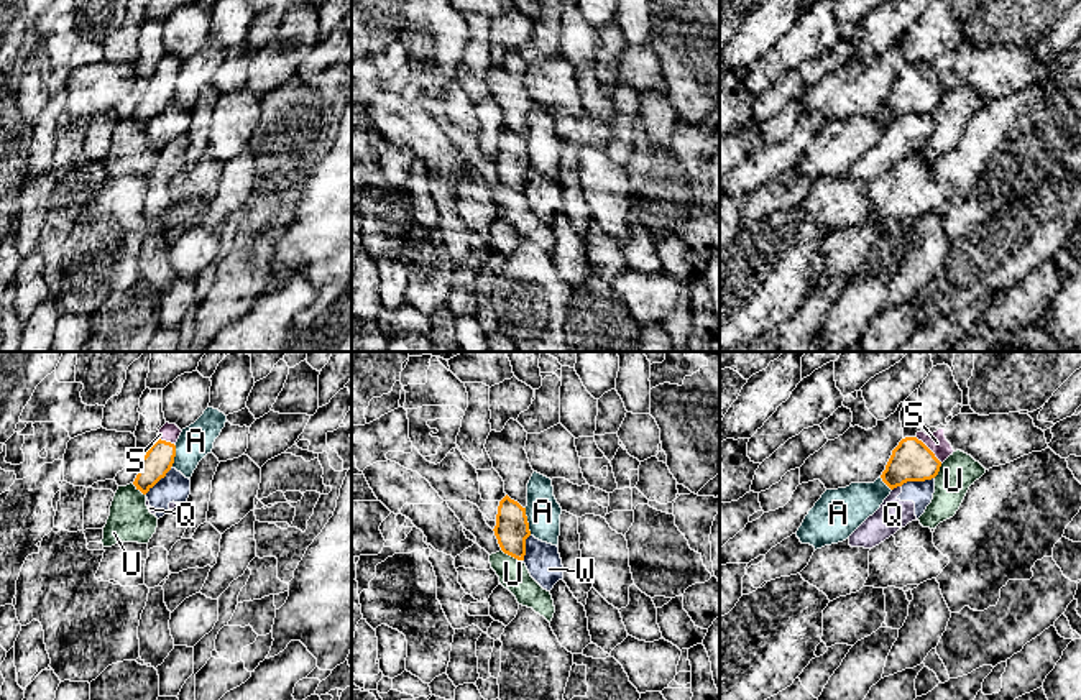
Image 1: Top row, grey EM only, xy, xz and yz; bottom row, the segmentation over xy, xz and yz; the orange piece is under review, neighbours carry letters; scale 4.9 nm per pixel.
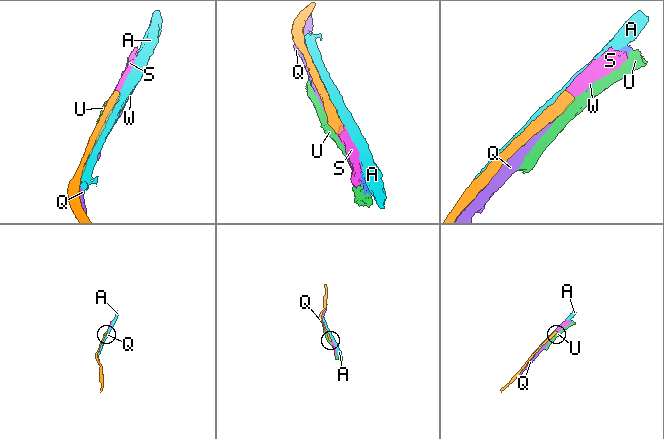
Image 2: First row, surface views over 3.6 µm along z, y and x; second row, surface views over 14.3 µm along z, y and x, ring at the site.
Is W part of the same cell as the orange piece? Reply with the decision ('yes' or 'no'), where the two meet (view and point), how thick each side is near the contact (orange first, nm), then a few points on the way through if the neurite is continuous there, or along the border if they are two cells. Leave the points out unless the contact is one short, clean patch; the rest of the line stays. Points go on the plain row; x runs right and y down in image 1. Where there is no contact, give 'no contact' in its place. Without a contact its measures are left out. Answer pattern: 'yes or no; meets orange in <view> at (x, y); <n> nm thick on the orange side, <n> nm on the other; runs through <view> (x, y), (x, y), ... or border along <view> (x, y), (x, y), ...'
no; meets orange in yz at (917, 112); 200 nm thick on the orange side, 110 nm on the other; border along yz (933, 109), (909, 112), (901, 117)

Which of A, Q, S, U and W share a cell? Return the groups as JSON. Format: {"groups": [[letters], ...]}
{"groups": [["A"], ["Q", "W"], ["S"], ["U"]]}

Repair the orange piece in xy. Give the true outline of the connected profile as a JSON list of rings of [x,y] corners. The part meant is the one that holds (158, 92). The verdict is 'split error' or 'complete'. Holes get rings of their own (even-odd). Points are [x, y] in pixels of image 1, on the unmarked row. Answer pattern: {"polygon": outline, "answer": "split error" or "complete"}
{"polygon": [[[166,54],[158,64],[158,72],[141,90],[141,100],[133,117],[143,127],[146,127],[171,102],[176,89],[176,74],[181,64],[182,62],[176,56]]], "answer": "split error"}

